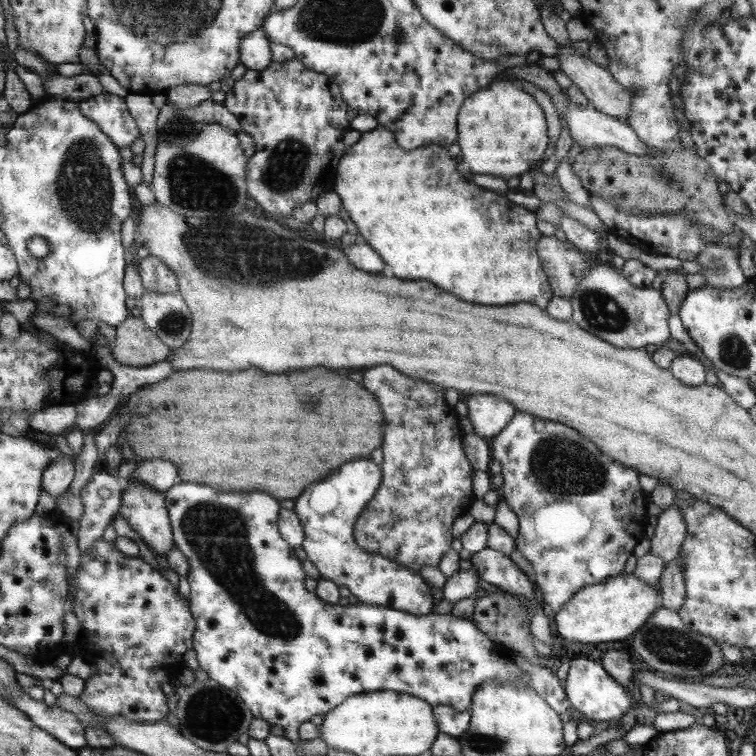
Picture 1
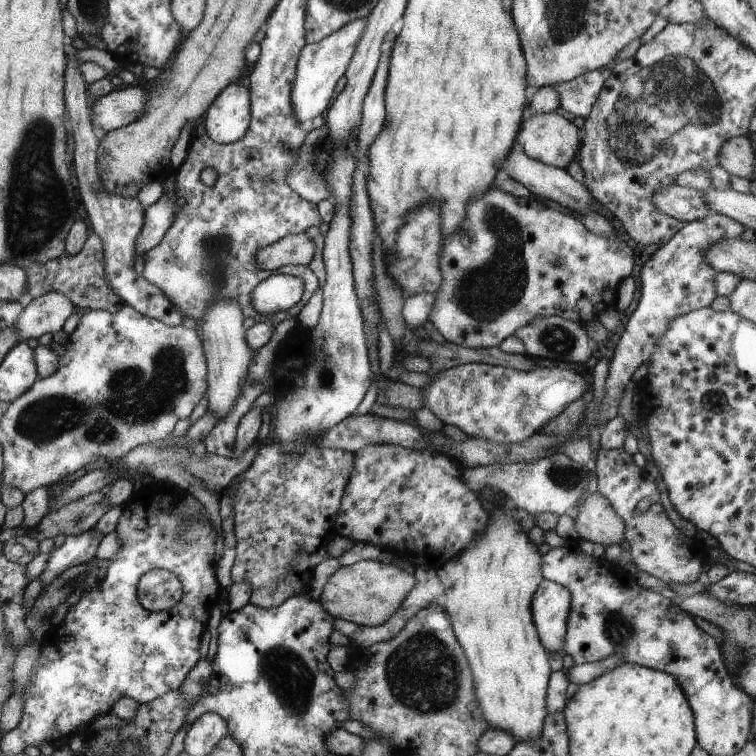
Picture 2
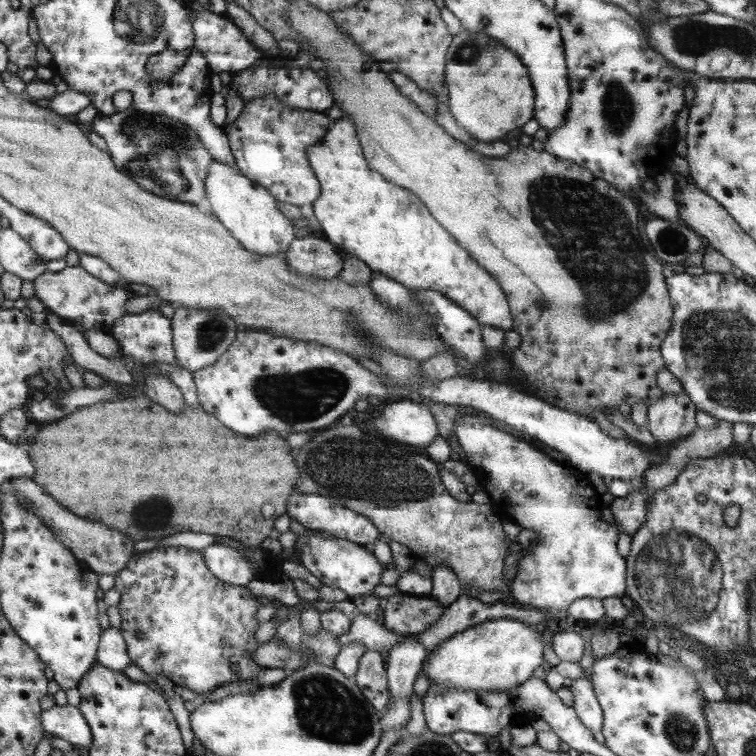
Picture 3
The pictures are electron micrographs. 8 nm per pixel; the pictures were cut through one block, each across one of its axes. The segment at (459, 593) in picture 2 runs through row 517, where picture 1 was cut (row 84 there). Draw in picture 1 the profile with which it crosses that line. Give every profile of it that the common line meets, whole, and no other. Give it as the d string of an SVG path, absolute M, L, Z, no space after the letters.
M495 80L486 90L472 93L458 111L456 127L459 142L455 143L461 146L461 158L473 174L490 174L505 180L519 177L529 171L547 148L541 108L529 94L517 92L517 88L505 80Z

